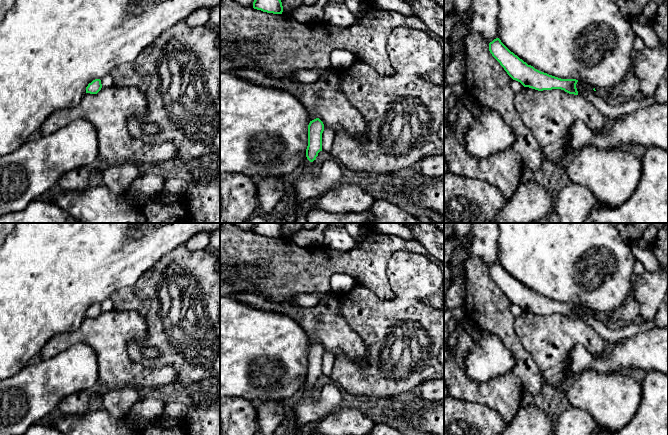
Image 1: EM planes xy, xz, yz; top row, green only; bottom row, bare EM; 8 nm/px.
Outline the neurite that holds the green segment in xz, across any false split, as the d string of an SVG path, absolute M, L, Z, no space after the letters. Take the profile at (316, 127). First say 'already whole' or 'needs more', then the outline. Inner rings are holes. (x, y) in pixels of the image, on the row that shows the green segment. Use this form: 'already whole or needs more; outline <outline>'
needs more; outline M319 118L310 121L308 125L308 146L304 160L304 164L307 168L316 166L318 154L322 151L323 131L324 124Z

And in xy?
already whole; outline M95 79L86 87L86 93L97 94L102 88L101 80Z

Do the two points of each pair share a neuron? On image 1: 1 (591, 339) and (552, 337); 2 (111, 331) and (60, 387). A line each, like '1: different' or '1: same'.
1: same
2: different

